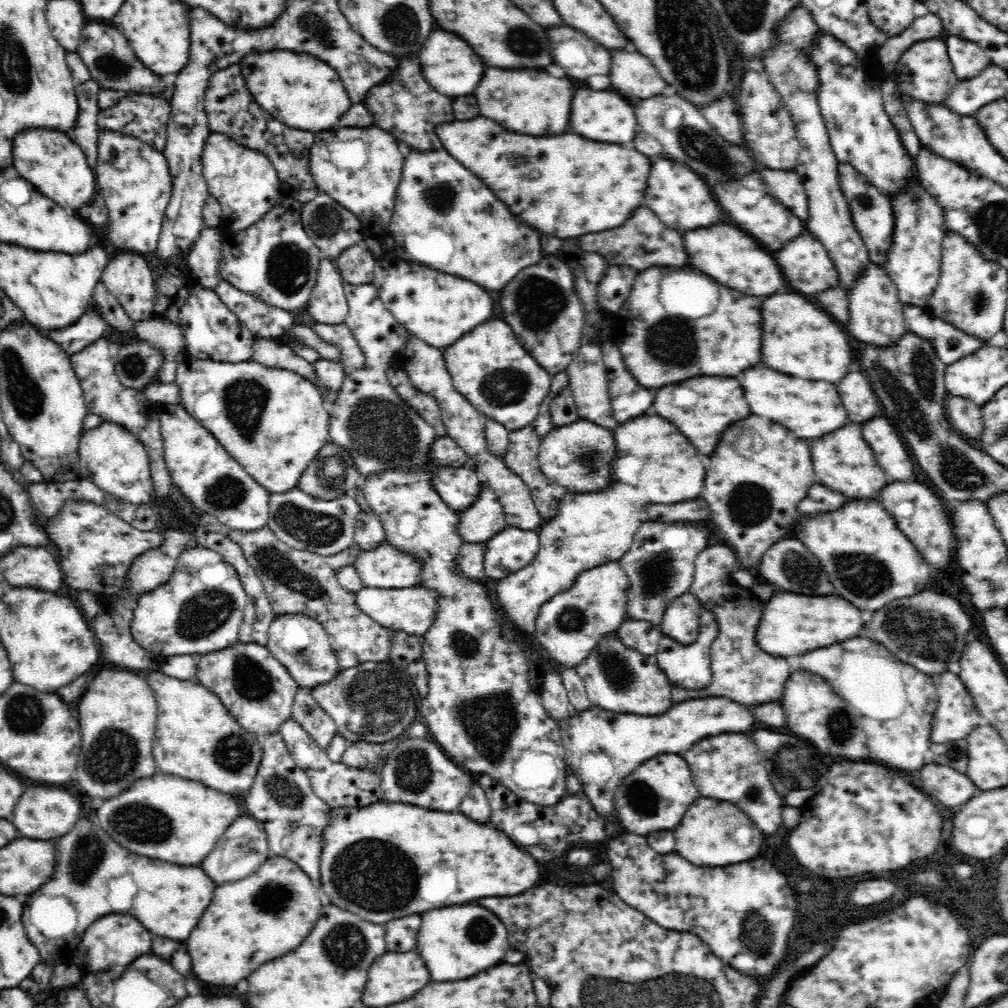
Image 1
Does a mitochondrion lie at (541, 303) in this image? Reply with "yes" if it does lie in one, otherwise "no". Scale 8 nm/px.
yes

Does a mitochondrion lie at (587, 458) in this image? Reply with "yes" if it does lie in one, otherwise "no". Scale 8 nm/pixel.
yes

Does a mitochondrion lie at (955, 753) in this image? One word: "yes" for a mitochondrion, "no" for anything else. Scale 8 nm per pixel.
yes

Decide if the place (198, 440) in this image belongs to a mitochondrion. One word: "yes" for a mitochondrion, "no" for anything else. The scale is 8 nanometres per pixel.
no

